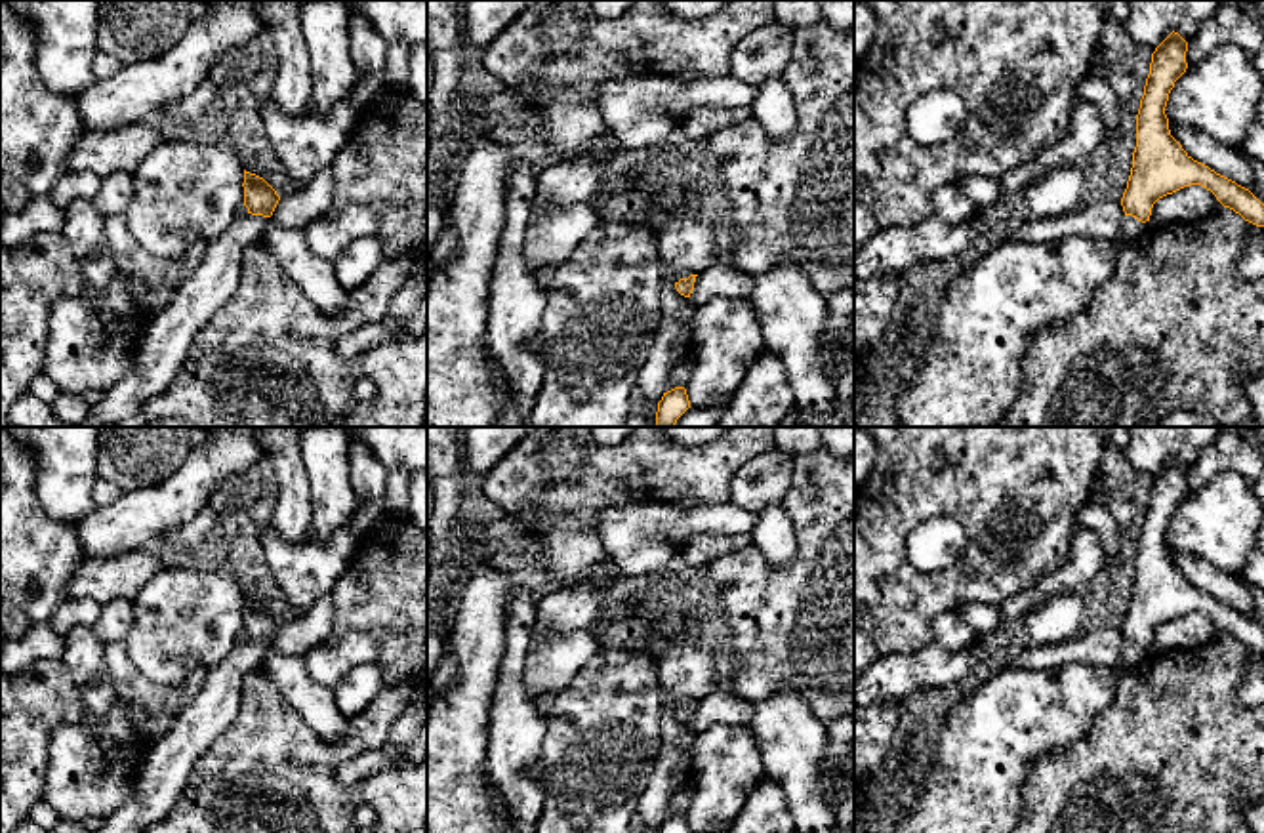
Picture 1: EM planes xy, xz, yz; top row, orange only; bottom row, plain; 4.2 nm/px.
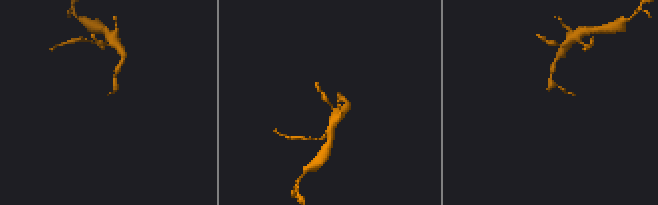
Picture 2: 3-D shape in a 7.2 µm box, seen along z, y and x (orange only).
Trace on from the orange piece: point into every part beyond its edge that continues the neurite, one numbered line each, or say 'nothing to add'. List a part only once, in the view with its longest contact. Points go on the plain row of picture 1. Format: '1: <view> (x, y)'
1: yz (1131, 654)

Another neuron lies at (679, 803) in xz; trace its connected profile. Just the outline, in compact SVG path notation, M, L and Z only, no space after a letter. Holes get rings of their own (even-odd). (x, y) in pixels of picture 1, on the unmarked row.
M692 776L683 782L677 791L673 793L671 801L669 801L669 808L665 812L665 820L675 816L675 814L686 814L688 804L692 801Z

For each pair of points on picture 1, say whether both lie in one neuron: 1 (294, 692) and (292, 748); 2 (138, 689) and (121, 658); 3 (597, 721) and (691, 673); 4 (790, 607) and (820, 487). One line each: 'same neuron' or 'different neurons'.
1: different neurons
2: same neuron
3: different neurons
4: same neuron

